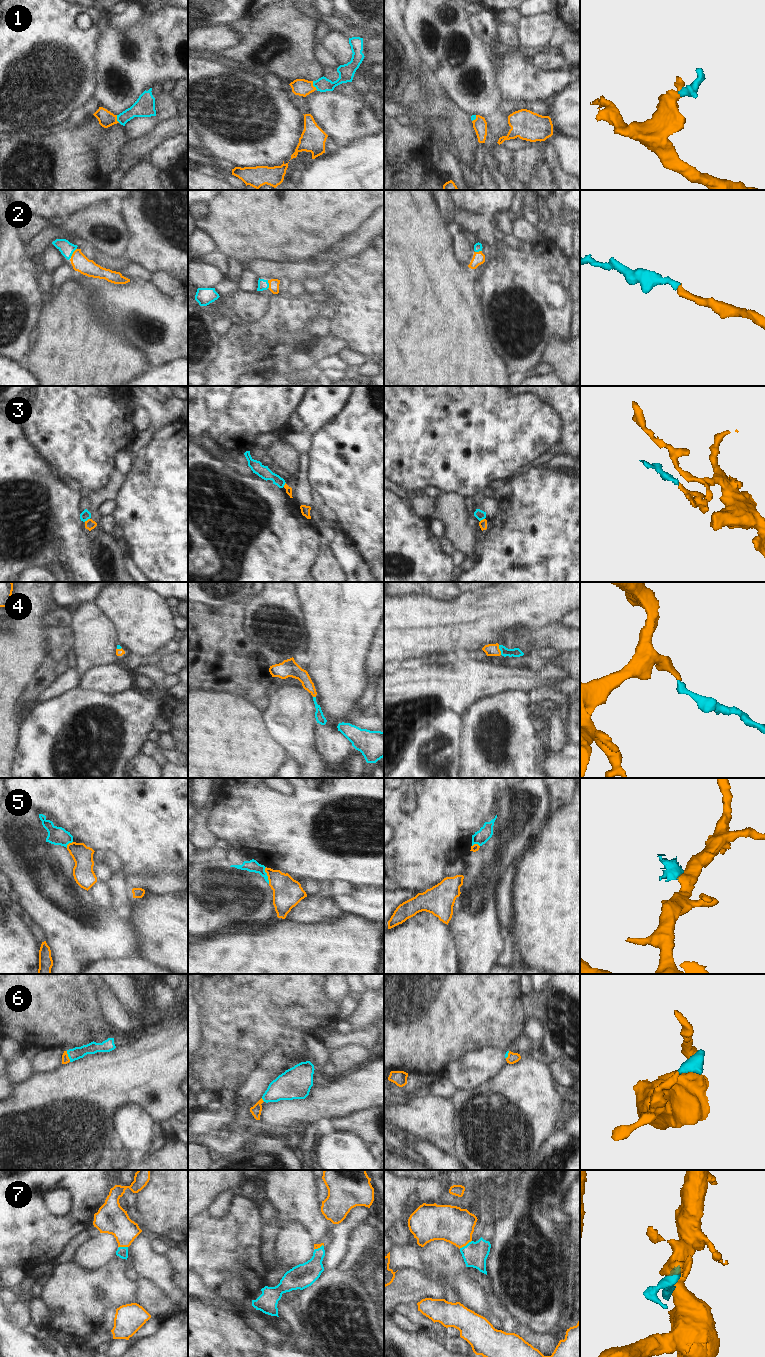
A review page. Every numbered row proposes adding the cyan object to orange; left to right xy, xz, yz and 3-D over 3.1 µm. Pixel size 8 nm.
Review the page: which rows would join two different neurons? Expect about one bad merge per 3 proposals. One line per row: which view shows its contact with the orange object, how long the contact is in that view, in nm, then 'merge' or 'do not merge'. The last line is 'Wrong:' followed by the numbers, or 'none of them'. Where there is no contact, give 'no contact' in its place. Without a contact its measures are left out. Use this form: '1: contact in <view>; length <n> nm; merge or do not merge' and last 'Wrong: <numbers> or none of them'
1: contact in xz; length 80 nm; merge
2: contact in xy; length 90 nm; merge
3: contact in xy; length 50 nm; do not merge
4: contact in yz; length 80 nm; merge
5: contact in xz; length 140 nm; do not merge
6: contact in xy; length 90 nm; merge
7: contact in yz; length 120 nm; merge
Wrong: 3, 5

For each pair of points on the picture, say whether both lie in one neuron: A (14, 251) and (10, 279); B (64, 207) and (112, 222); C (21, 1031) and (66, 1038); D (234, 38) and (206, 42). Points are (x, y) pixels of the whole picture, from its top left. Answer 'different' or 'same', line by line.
A: same
B: different
C: same
D: same

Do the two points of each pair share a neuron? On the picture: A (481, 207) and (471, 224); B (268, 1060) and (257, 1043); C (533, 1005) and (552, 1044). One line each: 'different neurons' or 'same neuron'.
A: different neurons
B: different neurons
C: same neuron

